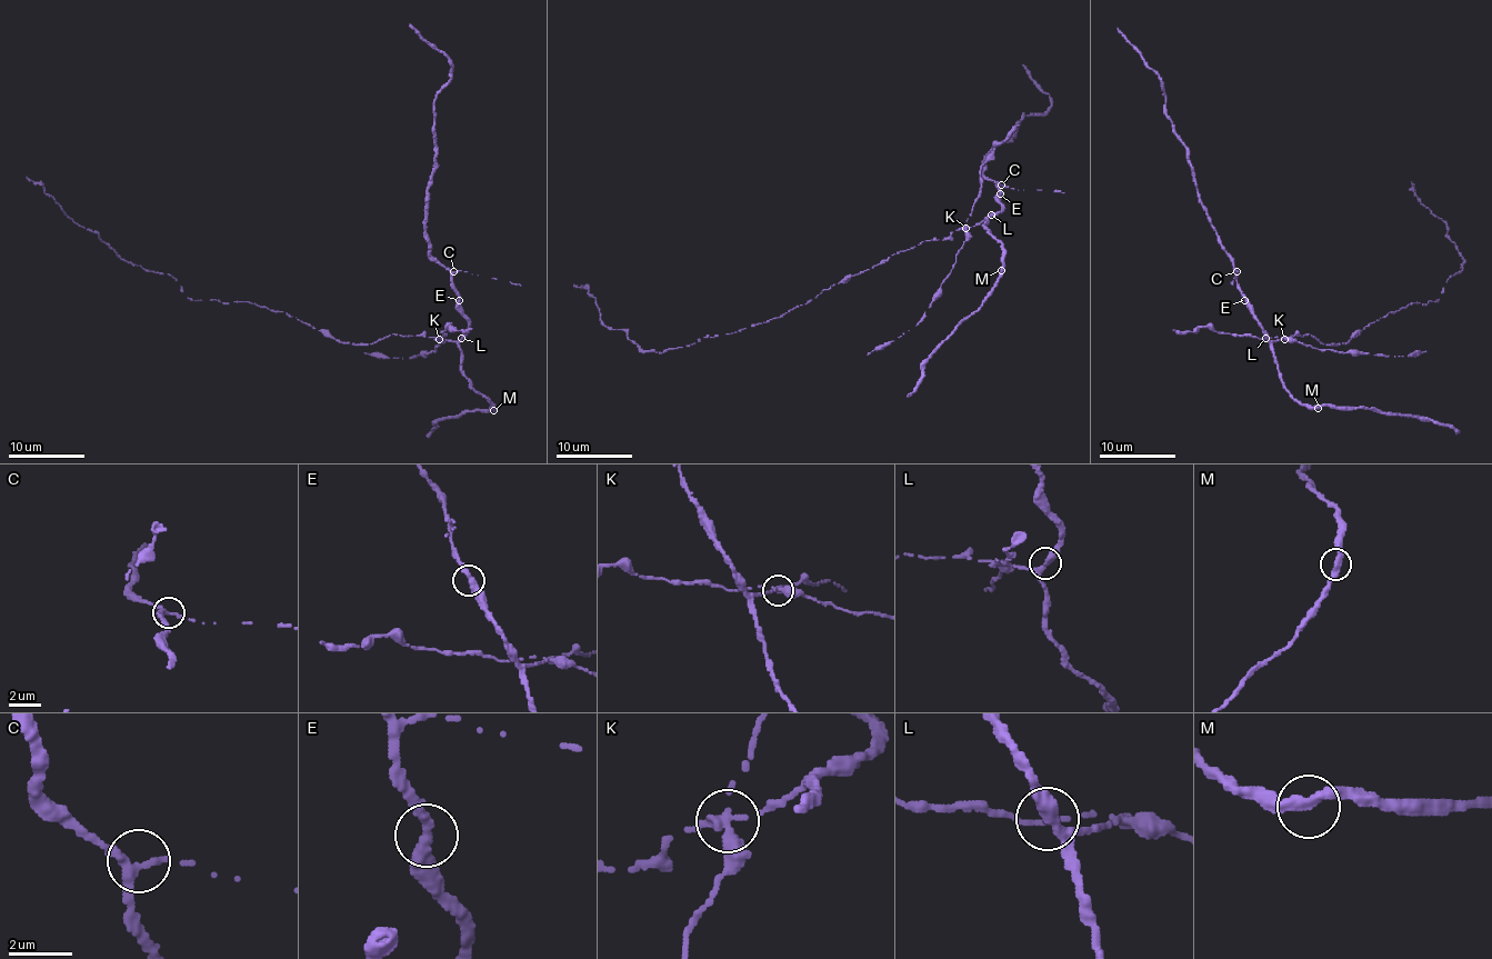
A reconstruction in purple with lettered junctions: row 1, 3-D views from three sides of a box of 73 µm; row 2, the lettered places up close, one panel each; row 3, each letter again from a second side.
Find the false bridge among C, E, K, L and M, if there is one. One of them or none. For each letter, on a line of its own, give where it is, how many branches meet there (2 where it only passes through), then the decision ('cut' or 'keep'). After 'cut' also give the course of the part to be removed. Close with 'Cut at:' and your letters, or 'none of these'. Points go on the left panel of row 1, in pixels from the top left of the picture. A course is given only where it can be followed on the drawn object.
C: at (453, 271); 2 branches meet; keep
E: at (459, 300); 2 branches meet; keep
K: at (439, 339); 3 branches meet; cut; foreign part runs (439, 339), (436, 351), (416, 356), (397, 358), (363, 353)
L: at (461, 338); 3 branches meet; keep
M: at (493, 410); 2 branches meet; keep
Cut at: K

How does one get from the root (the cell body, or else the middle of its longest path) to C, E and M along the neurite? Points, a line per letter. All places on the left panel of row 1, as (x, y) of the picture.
C: (383, 339), (394, 333), (460, 340), (468, 325), (460, 309), (459, 292), (452, 282), (453, 271)
E: (383, 339), (394, 333), (460, 340), (468, 325), (459, 300)
M: (383, 339), (394, 333), (454, 342), (460, 350), (461, 373), (494, 406), (493, 410)

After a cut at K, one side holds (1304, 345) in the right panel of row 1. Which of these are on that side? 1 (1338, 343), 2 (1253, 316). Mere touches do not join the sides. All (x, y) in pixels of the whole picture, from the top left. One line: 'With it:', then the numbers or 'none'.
With it: none

